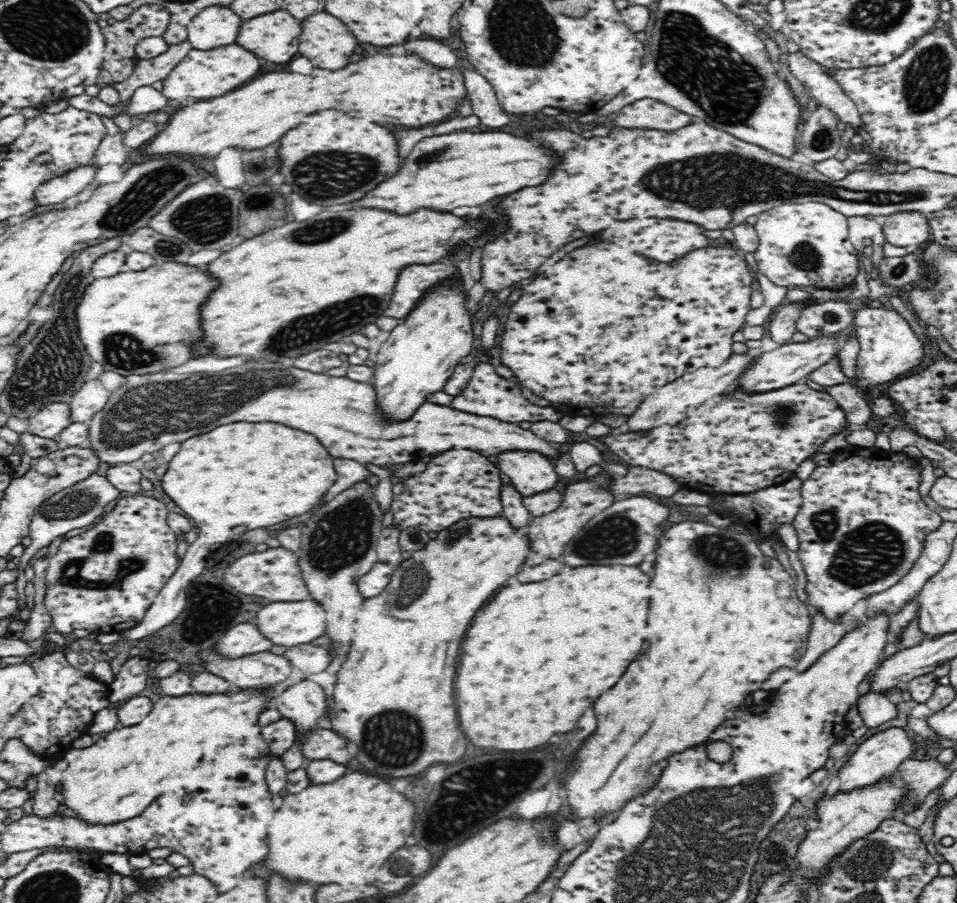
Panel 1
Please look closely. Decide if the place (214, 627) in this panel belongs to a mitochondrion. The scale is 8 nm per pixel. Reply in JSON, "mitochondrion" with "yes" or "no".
{"mitochondrion":"no"}

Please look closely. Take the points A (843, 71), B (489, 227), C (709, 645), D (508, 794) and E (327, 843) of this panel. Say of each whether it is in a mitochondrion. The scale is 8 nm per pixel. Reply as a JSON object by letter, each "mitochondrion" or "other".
{"A":"other","B":"other","C":"other","D":"mitochondrion","E":"other"}

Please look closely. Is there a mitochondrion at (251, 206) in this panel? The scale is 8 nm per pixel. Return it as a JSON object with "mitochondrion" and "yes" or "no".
{"mitochondrion":"yes"}

